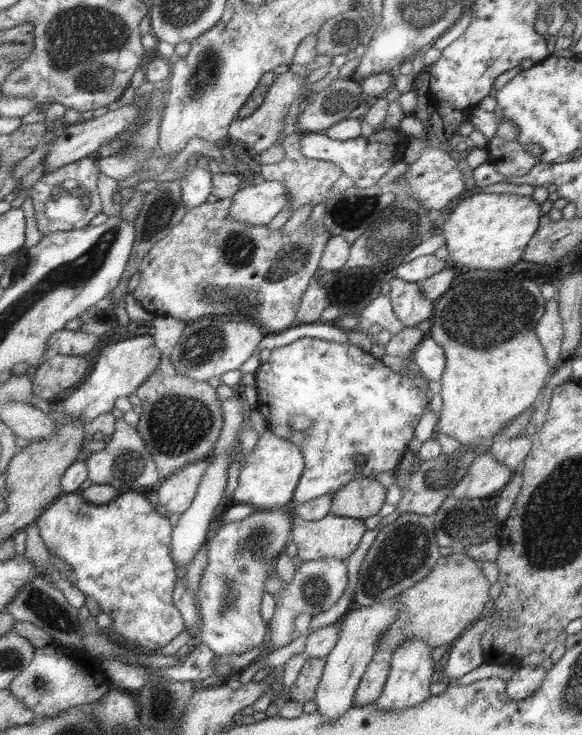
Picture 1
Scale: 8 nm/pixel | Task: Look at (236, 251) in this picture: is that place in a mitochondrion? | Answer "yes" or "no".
yes

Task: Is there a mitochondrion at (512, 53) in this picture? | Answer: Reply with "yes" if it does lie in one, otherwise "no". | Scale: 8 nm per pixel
no

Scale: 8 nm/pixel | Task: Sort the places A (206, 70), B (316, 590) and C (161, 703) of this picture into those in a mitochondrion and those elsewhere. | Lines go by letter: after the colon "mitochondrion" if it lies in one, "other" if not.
A: mitochondrion
B: mitochondrion
C: mitochondrion

